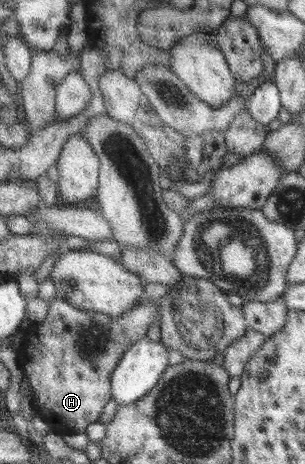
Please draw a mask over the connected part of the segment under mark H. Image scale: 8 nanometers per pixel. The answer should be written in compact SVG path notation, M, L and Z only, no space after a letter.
M53 298L49 302L49 312L39 324L37 334L35 328L30 326L29 332L26 332L25 362L21 368L25 370L27 381L31 385L35 412L42 418L53 416L57 422L81 430L99 421L105 404L113 395L115 367L121 362L131 343L146 336L149 325L159 314L159 304L157 300L148 298L121 316L109 316L107 313L80 309L65 299Z

